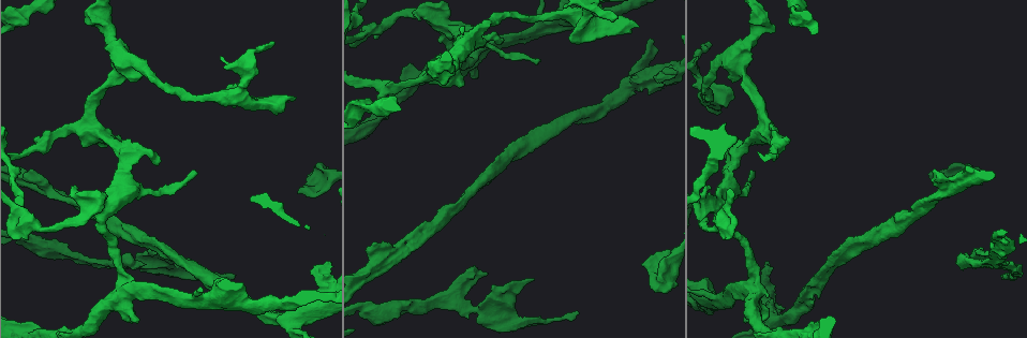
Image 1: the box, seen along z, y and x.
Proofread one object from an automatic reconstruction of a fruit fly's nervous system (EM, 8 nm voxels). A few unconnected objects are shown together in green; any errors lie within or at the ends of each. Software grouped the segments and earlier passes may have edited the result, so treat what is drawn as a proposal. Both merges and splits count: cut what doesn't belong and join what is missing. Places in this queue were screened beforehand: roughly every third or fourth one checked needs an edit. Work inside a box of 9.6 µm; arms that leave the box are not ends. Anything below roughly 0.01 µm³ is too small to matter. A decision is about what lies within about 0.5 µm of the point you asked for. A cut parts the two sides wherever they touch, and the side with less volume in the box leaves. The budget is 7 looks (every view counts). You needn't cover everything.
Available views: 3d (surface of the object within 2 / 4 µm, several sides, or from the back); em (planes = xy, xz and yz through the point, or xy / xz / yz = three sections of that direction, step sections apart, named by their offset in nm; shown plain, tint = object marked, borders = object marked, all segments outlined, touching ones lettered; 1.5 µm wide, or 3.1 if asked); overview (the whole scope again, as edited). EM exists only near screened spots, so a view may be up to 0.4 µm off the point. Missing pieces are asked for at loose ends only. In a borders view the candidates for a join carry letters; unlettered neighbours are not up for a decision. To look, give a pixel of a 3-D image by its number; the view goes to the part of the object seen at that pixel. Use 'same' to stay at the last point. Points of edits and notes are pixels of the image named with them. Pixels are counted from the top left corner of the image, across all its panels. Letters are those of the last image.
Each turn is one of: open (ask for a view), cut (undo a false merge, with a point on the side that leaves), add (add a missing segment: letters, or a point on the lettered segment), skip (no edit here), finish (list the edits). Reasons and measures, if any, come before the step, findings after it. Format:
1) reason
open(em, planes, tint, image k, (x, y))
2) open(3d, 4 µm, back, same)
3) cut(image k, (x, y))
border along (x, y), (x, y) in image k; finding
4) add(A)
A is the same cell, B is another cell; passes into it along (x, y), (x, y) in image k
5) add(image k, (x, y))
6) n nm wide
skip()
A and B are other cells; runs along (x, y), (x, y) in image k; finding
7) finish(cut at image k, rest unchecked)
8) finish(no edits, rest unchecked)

branch stops here
open(3d, 2 µm, image 1, (158, 165))

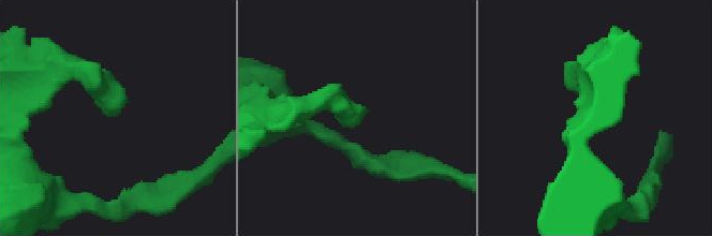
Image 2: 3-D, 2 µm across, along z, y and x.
need the tissue
open(em, xy, step 4, tint, image 2, (354, 126))

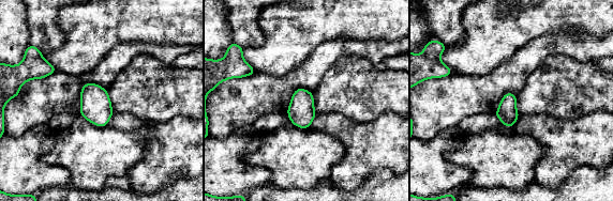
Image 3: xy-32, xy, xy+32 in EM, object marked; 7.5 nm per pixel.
cut it another way
open(em, planes, borders, same)

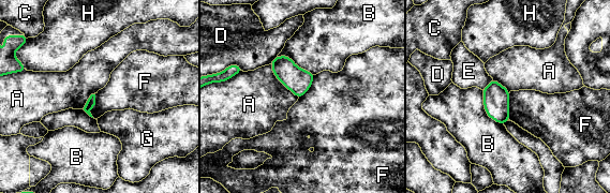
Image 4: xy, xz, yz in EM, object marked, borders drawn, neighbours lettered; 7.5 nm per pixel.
skip()
A, B, C, D, E, F, G and H are other cells; border along (98, 92), (90, 110), (92, 117) in image 4; none of them fits

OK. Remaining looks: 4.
branch stops here
open(3d, 4 µm, image 1, (295, 98))

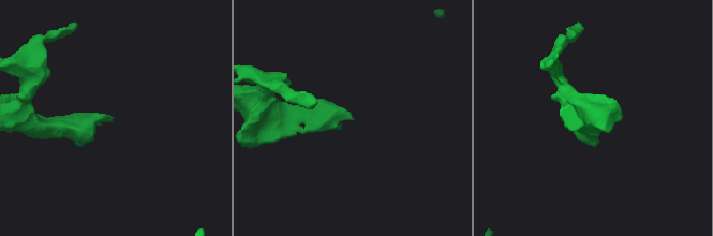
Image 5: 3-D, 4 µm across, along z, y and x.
open(em, xy, step 8, borders, image 5, (111, 121))

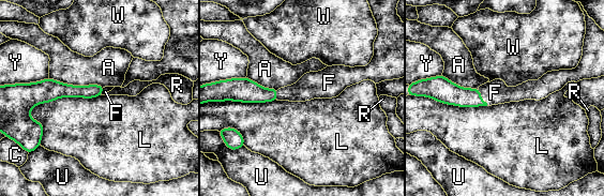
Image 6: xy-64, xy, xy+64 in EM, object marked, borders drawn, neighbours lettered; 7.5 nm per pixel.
add(F)
F is the same cell, A, C, L, R, U, W and Y are other cells; passes into it along (450, 93), (481, 96), (495, 92) in image 6; the neuron continues

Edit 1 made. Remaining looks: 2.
branch stops here
open(em, planes, plain, image 1, (768, 317))

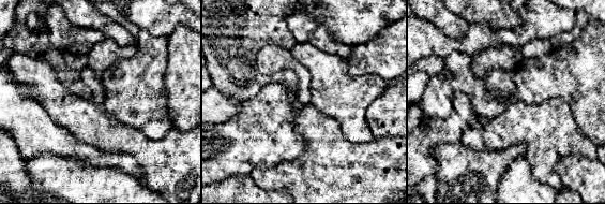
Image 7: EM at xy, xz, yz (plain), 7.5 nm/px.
what lies round it
open(em, planes, borders, same)

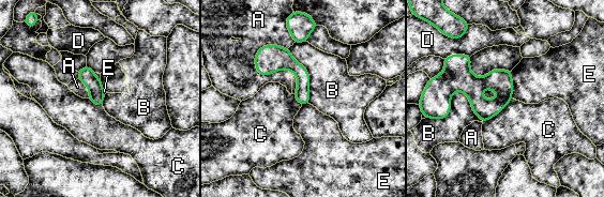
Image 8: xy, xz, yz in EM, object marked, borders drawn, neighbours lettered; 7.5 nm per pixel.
B touches over 340 nm
skip()
A, B, C, D and E are other cells; no lettered segment goes on from it

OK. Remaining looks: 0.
finish(add at image 6, rest unchecked)

